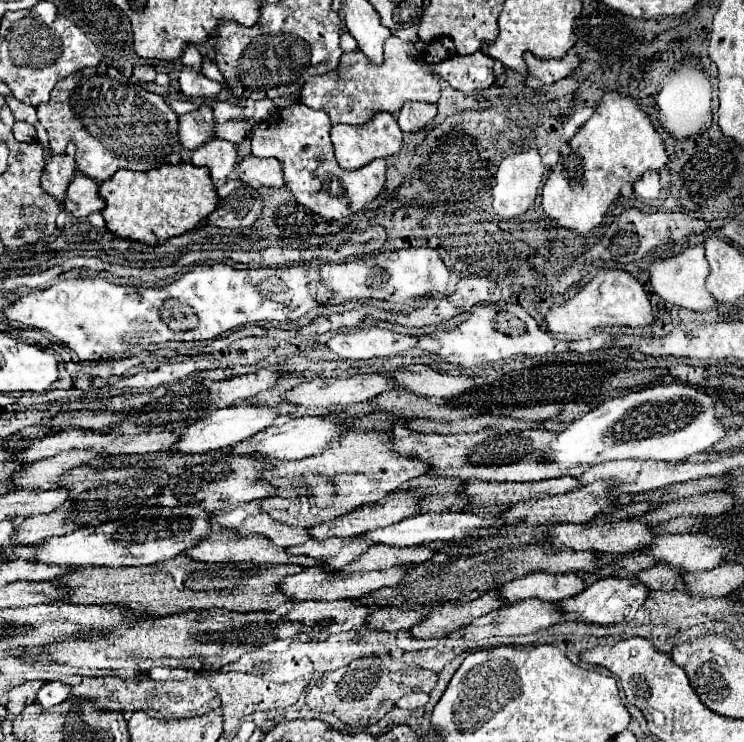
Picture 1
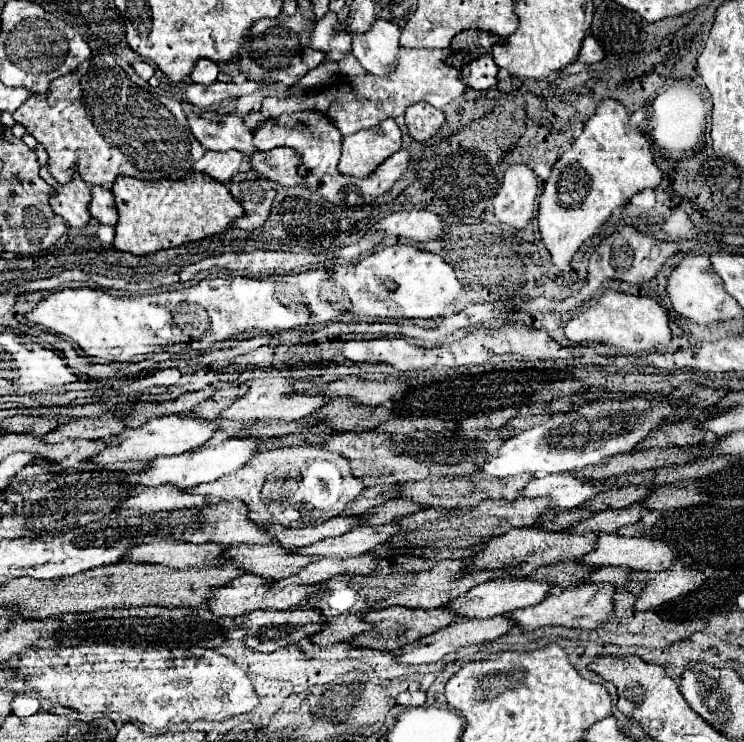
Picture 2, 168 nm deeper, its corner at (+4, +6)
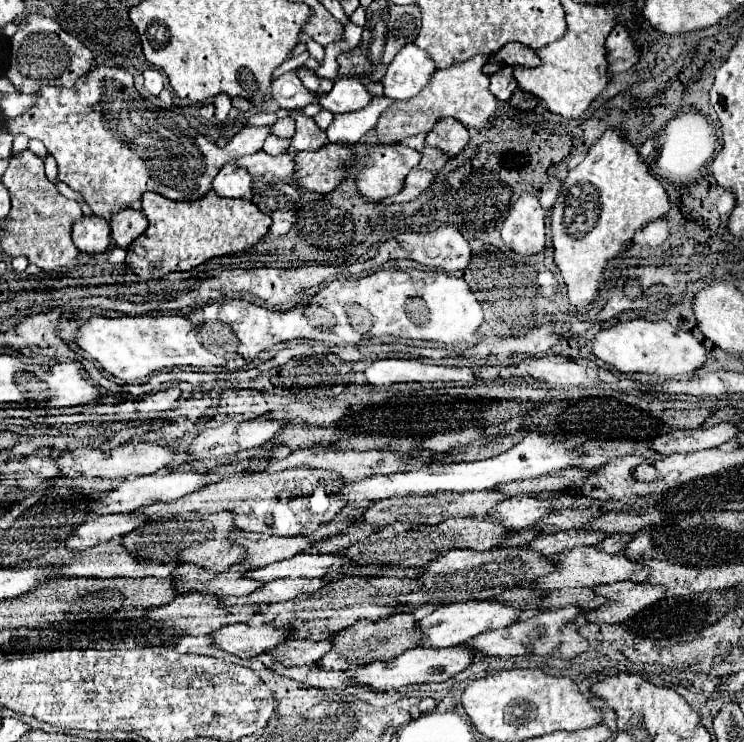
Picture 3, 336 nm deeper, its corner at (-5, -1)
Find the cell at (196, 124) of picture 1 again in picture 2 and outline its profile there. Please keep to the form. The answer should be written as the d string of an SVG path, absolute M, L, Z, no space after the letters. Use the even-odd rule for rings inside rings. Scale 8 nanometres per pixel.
M221 115L215 117L193 117L189 127L195 139L211 151L237 149L245 155L253 155L257 149L251 143L251 131L247 131L239 115Z

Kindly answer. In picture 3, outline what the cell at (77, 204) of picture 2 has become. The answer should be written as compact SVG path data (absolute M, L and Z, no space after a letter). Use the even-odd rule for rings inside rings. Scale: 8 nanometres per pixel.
M84 216L80 222L74 224L72 240L76 248L84 254L96 256L110 248L110 224L100 216Z

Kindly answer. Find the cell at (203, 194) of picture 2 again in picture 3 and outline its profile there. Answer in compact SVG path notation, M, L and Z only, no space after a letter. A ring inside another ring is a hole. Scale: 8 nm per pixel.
M214 190L196 202L172 202L160 194L146 192L142 198L142 214L150 226L128 248L126 256L128 268L138 274L140 280L158 280L170 272L192 270L216 256L246 252L266 236L272 224L272 218L262 214L250 200L220 198ZM156 256L164 260L162 268L152 264Z

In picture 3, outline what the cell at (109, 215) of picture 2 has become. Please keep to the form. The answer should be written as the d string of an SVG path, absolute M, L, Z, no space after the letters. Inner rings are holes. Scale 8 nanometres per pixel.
M120 210L112 218L112 238L118 248L128 248L134 238L142 236L148 228L146 216L136 210Z

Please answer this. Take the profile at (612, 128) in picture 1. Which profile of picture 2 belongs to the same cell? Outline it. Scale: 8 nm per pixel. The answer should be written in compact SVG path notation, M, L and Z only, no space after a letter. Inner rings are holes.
M615 99L601 101L571 149L553 165L551 177L539 199L537 221L541 239L557 269L567 273L575 251L607 221L613 209L627 203L637 191L657 187L661 175L663 173L651 155L649 141L639 127L629 123L625 107Z

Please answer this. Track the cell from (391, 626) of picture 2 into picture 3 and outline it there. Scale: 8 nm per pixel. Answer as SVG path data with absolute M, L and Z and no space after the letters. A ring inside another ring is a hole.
M394 614L386 620L358 620L354 626L340 630L332 636L334 646L316 662L322 670L350 670L352 666L370 664L374 660L392 660L404 650L414 648L422 640L422 632L416 628L412 614Z

